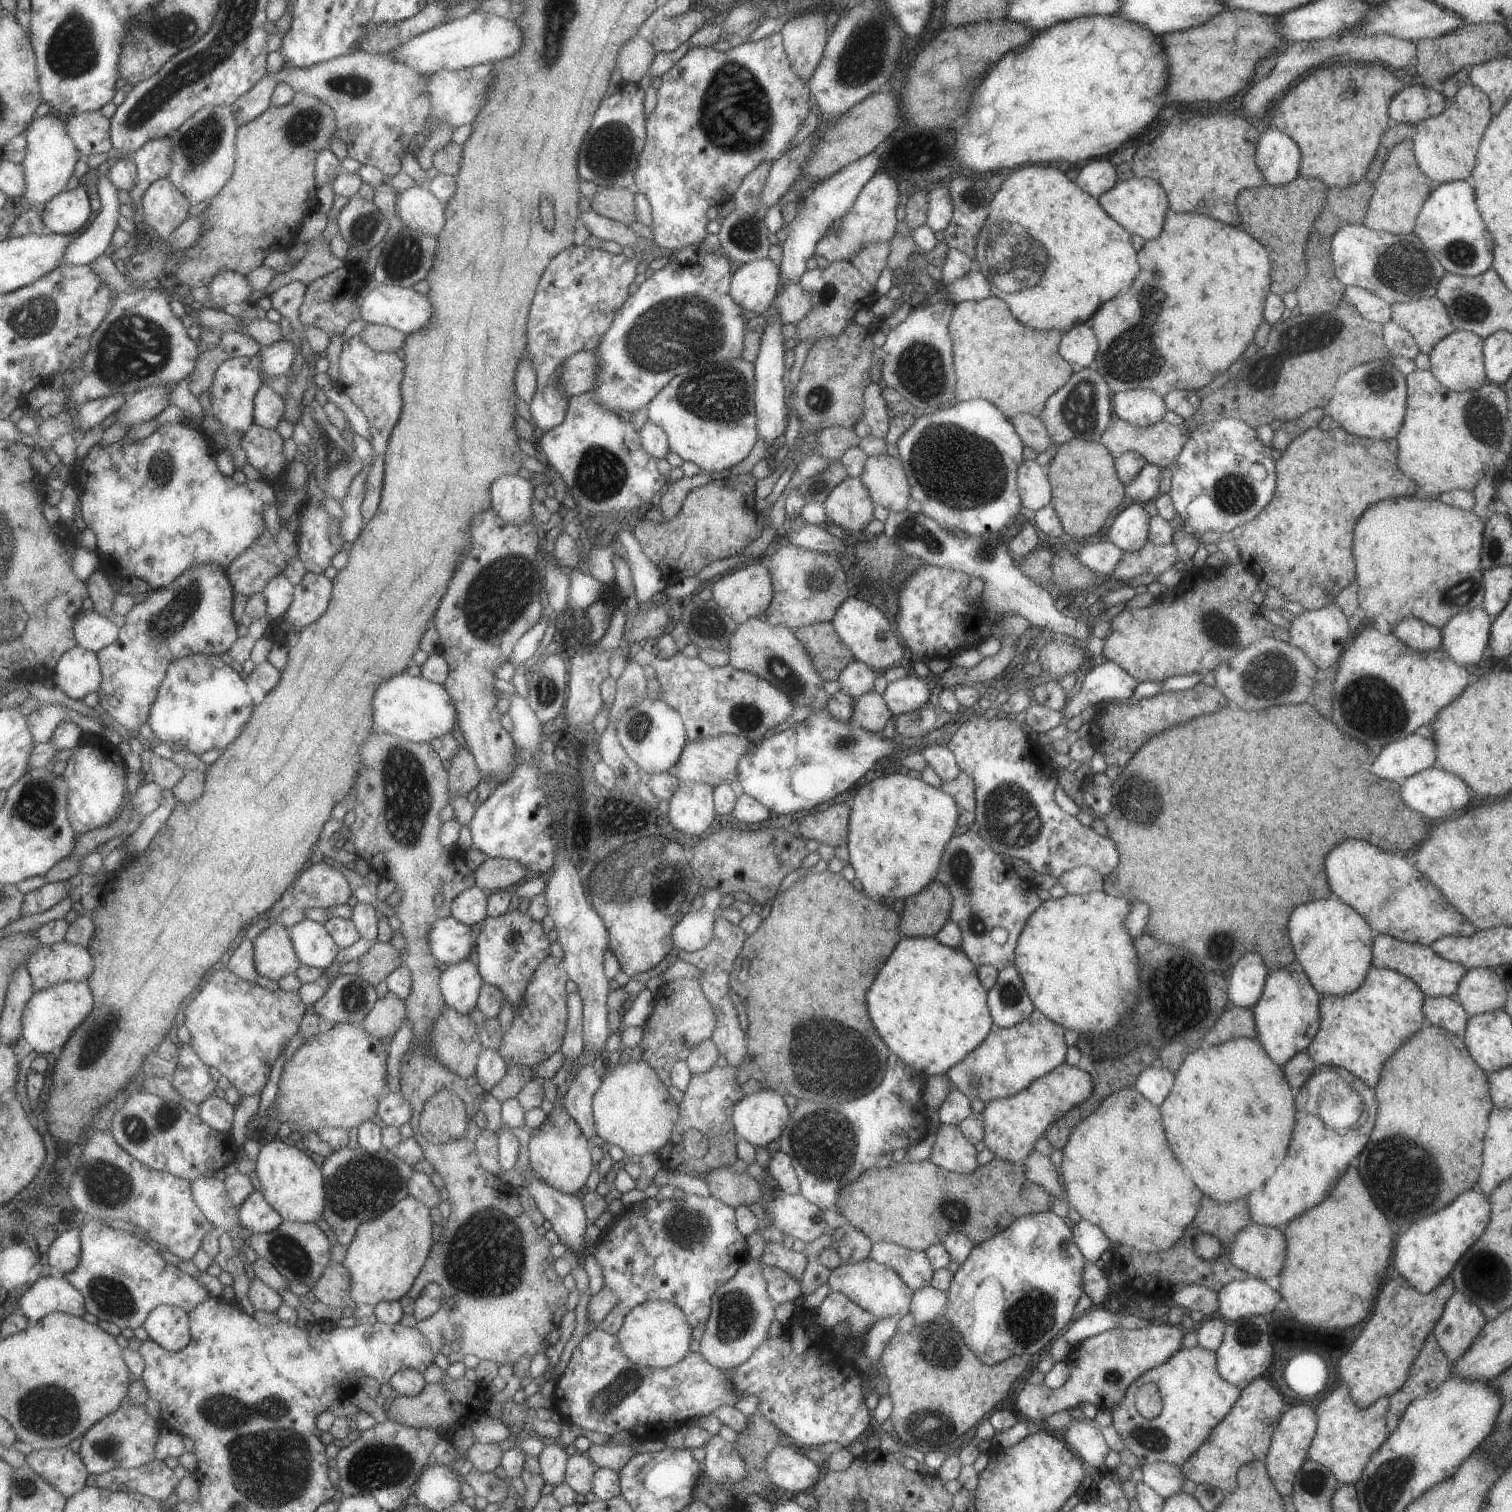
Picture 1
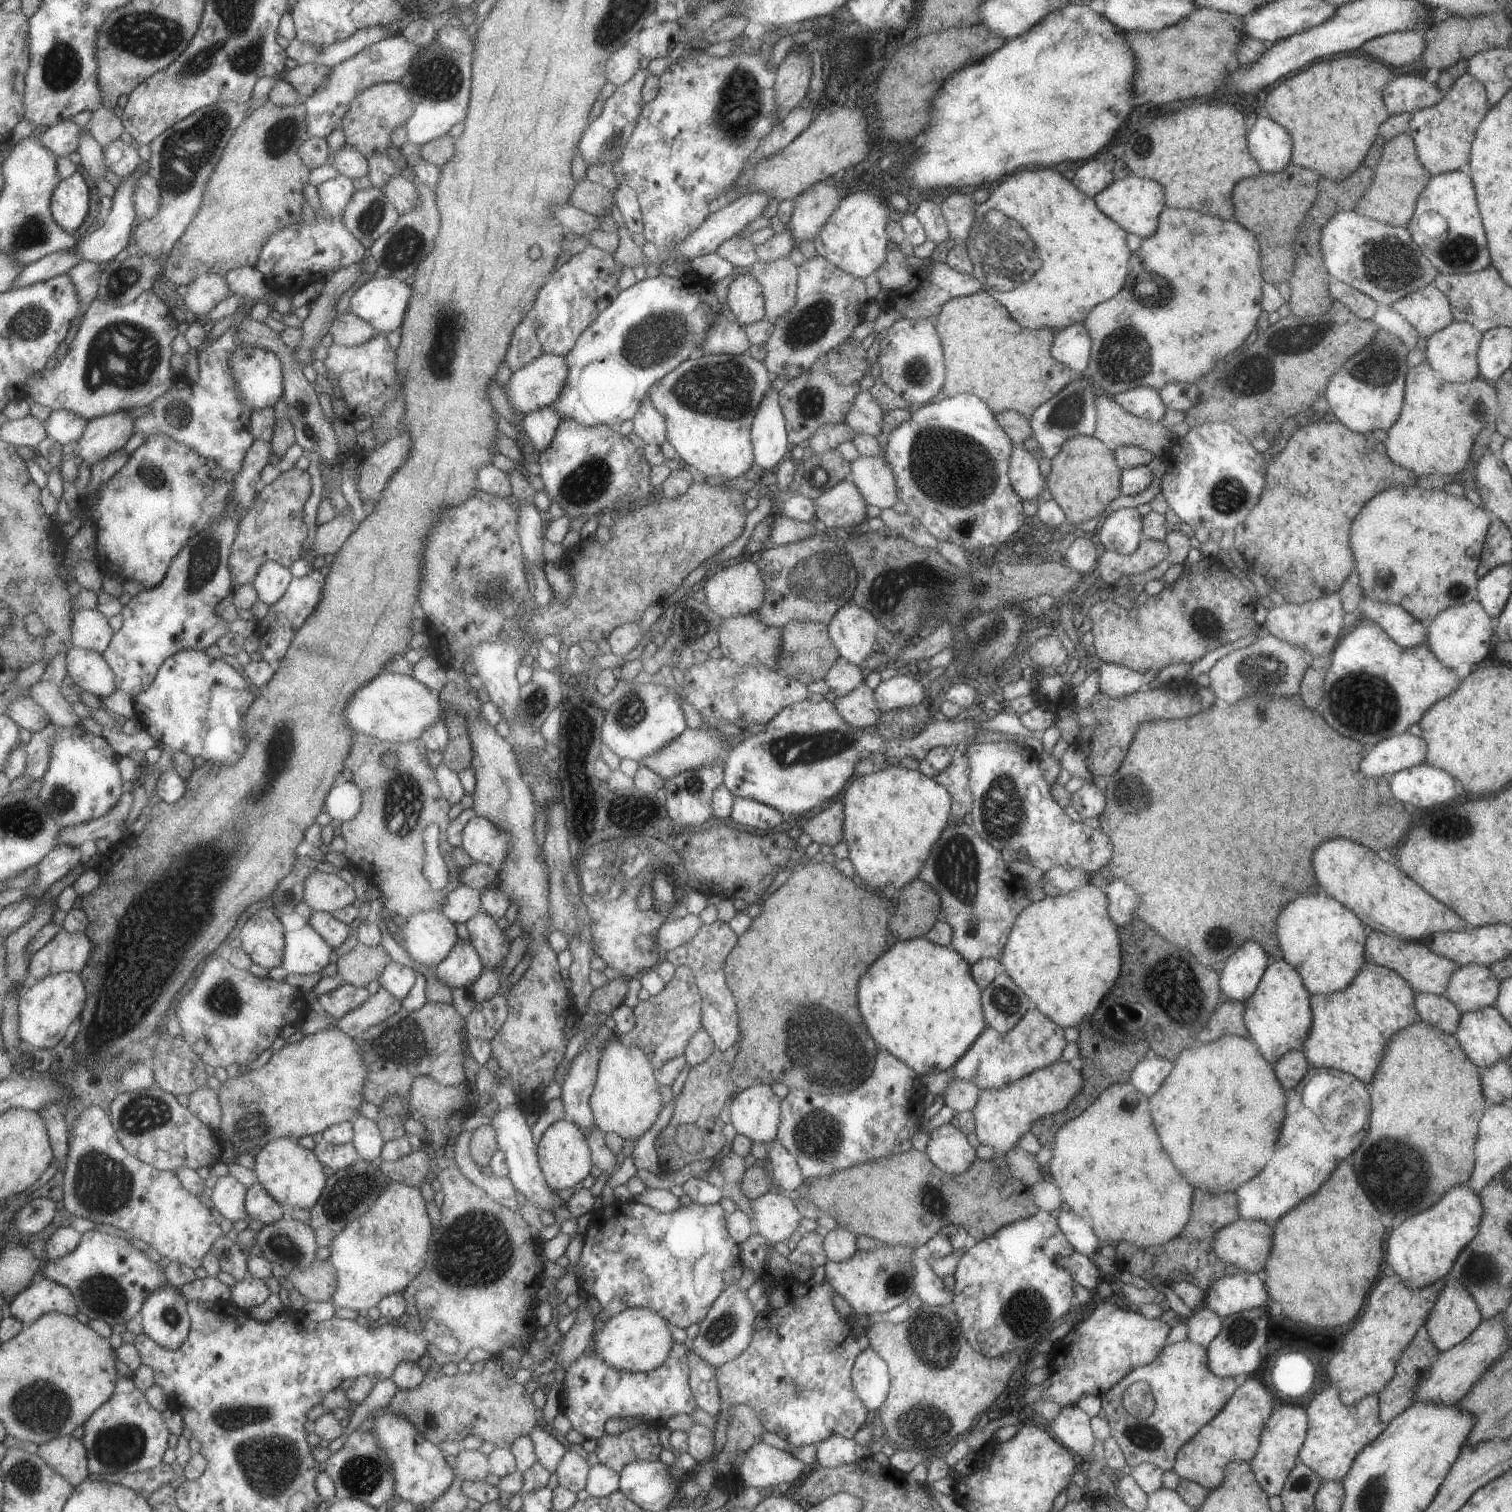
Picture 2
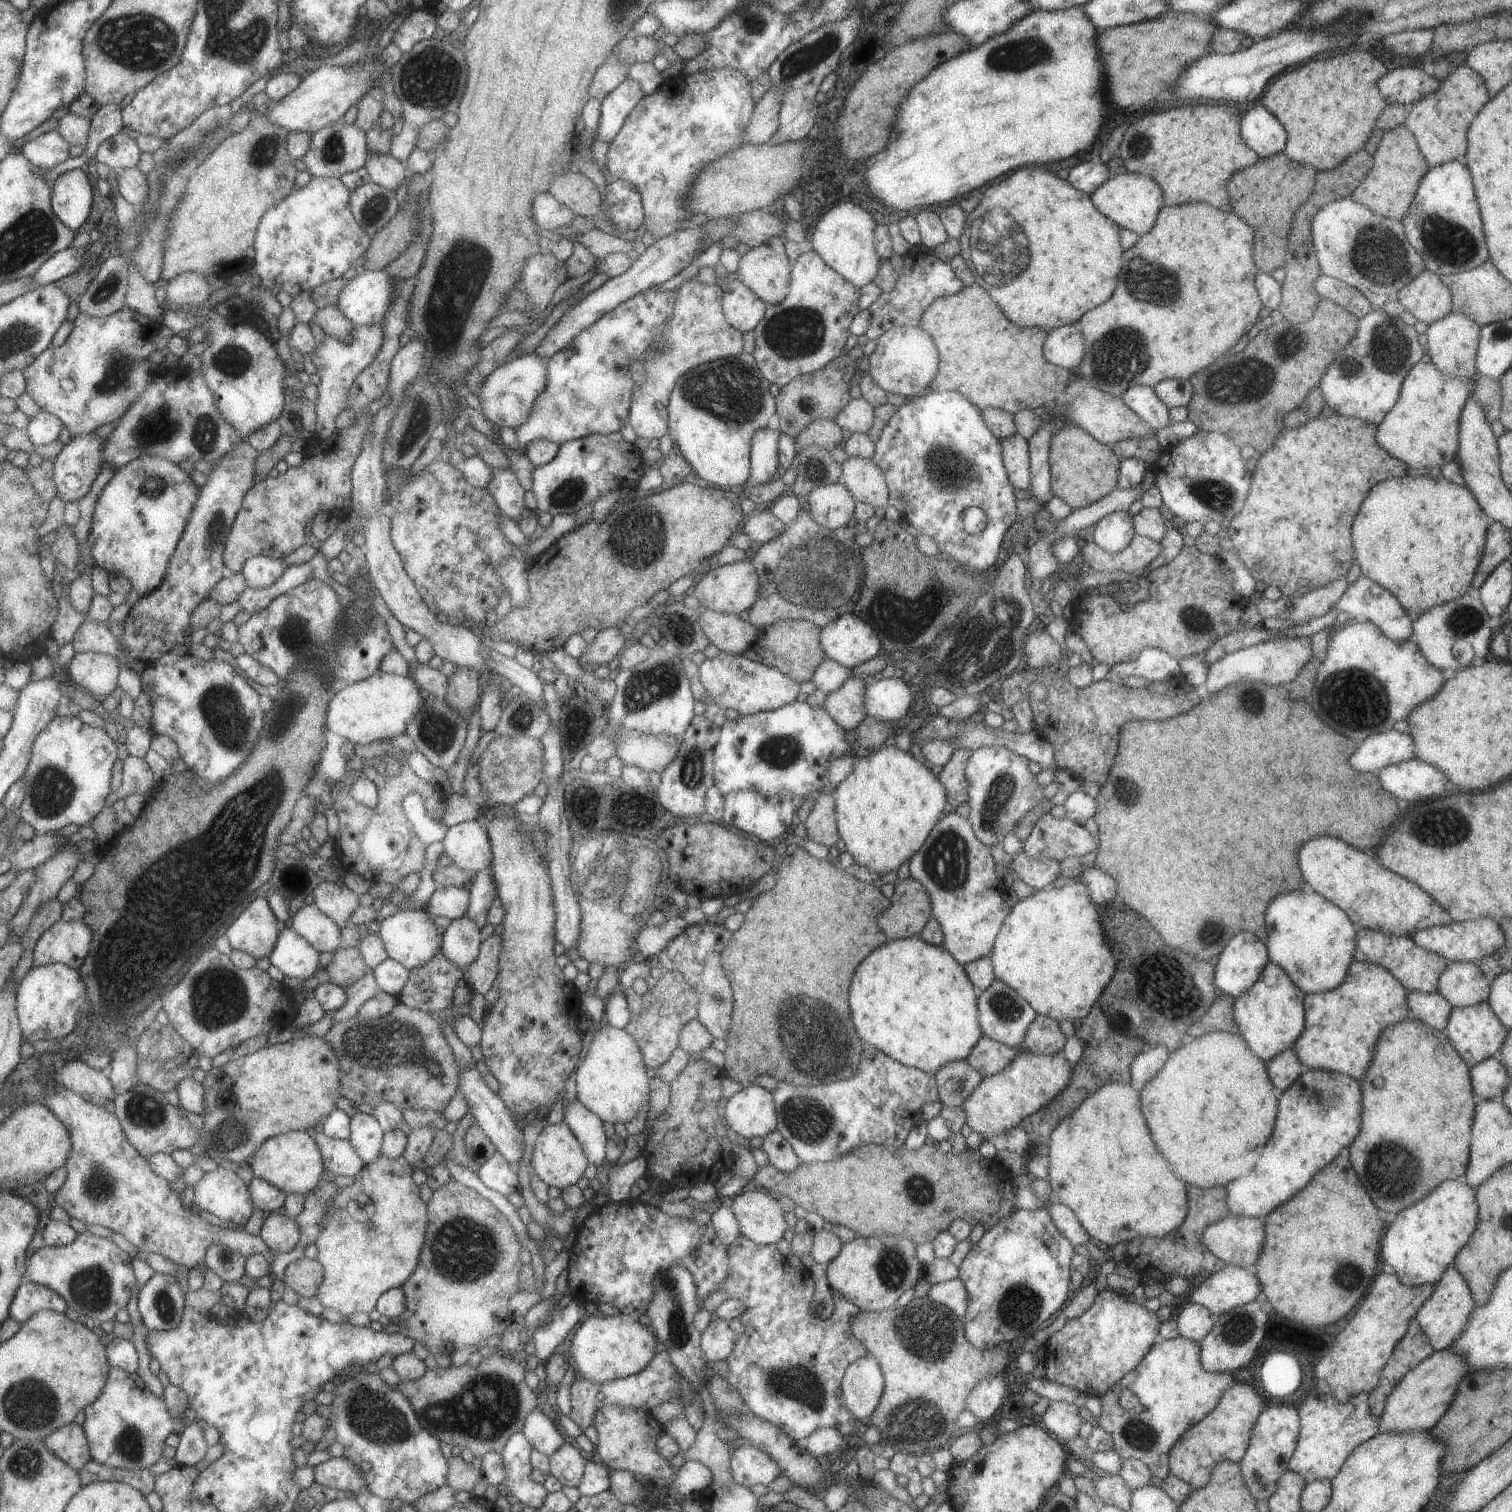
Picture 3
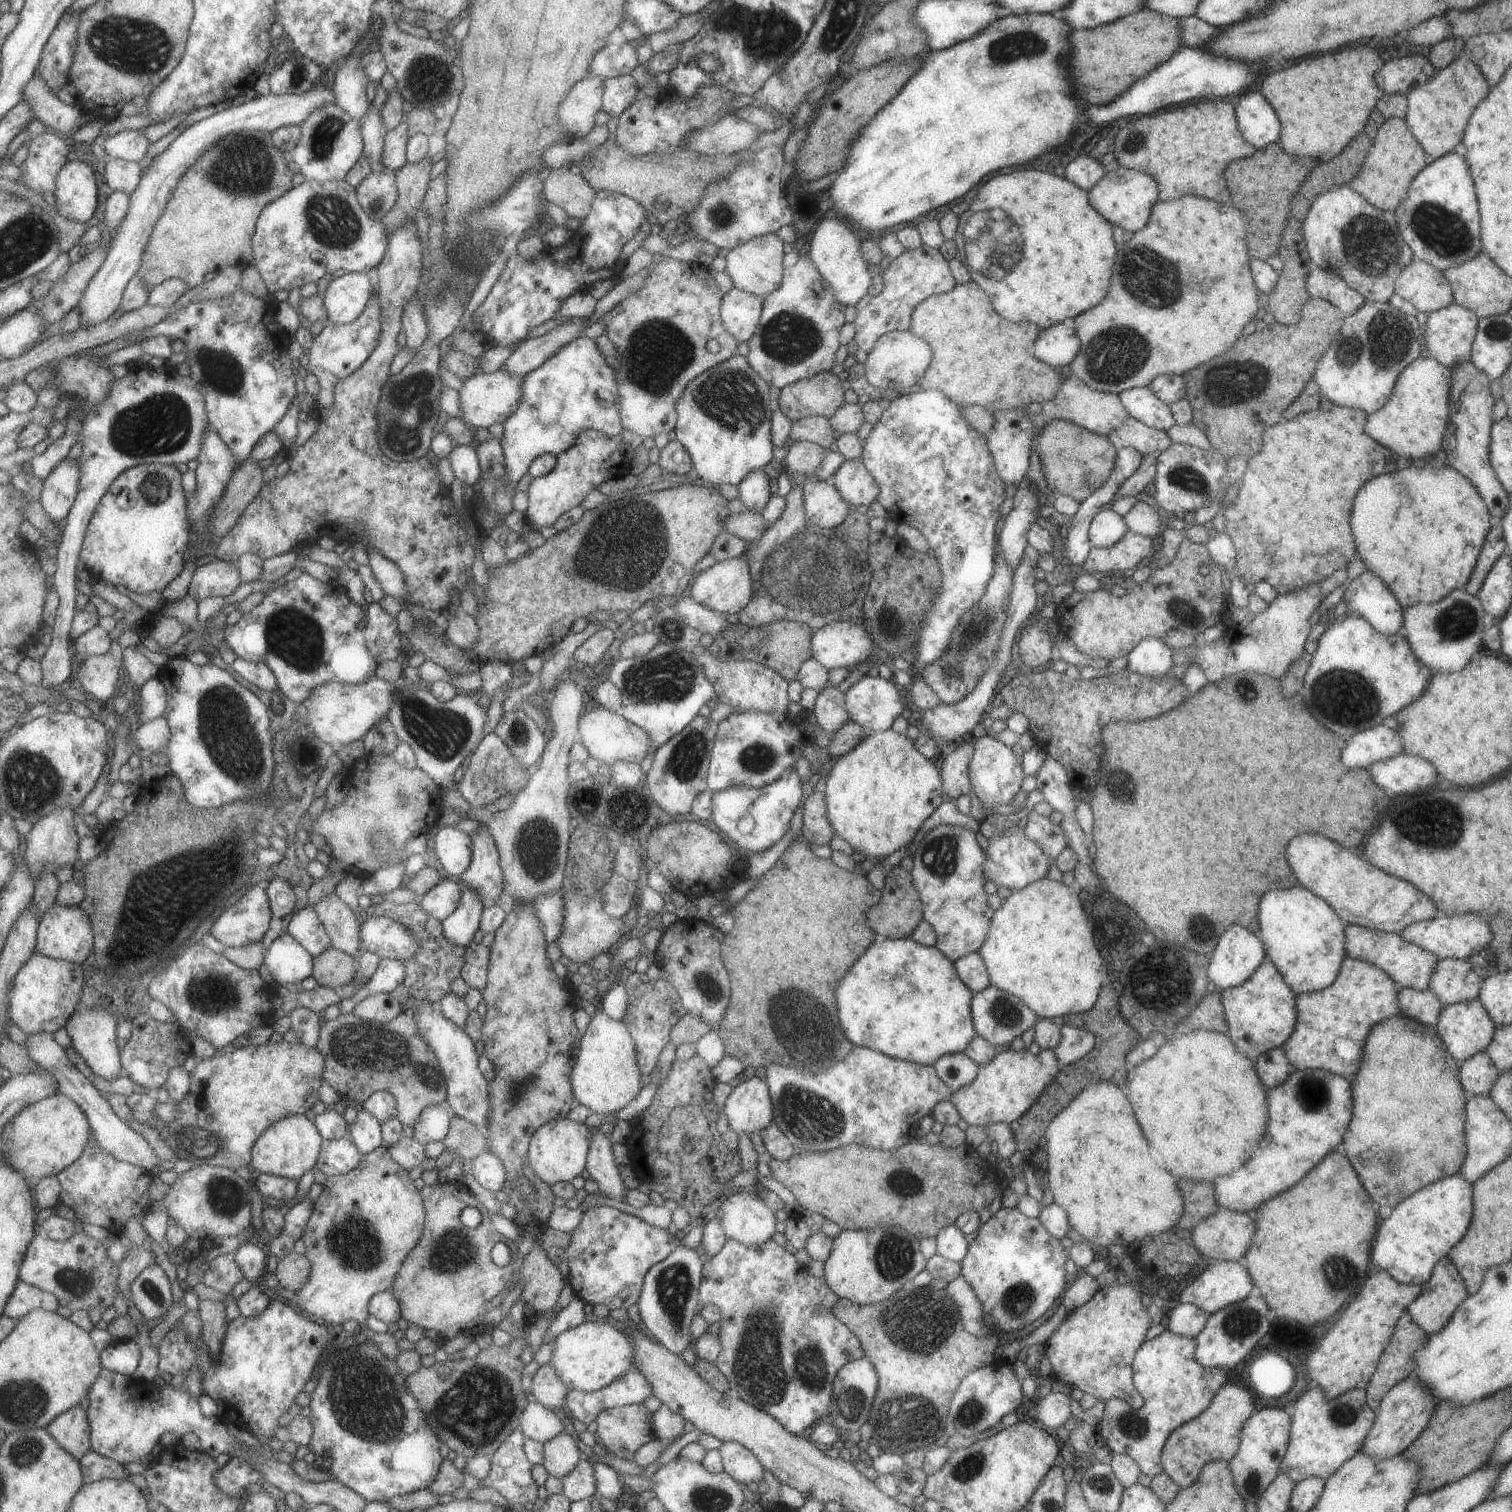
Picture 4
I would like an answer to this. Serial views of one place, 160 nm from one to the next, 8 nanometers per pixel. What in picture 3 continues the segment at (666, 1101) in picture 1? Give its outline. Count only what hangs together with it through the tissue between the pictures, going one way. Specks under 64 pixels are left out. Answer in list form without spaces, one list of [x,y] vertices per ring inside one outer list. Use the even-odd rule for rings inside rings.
[[[611,1025],[599,1027],[576,1071],[576,1099],[603,1122],[625,1124],[639,1112],[641,1106],[648,1104],[649,1079],[645,1069],[642,1052],[627,1031]]]

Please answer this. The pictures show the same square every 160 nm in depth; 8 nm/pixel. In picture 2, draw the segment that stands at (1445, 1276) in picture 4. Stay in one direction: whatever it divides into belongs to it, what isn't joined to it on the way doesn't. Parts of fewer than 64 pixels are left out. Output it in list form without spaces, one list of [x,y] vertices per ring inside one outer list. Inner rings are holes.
[[[1447,1275],[1424,1327],[1437,1350],[1446,1351],[1463,1341],[1482,1319],[1471,1295],[1460,1282]]]

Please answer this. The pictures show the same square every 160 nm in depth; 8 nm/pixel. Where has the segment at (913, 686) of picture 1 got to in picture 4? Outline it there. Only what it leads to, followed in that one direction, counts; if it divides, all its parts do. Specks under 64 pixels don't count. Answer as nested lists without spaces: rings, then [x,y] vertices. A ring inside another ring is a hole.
[[[865,675],[843,693],[847,721],[855,722],[865,732],[890,729],[903,710],[901,693],[893,679]]]

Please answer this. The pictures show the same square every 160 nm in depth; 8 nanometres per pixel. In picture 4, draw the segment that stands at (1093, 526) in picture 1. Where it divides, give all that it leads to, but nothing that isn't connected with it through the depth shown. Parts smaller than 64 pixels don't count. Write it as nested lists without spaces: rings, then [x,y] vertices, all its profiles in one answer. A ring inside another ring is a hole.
[[[1063,419],[1050,420],[1037,438],[1036,452],[1041,463],[1041,471],[1051,491],[1050,497],[1066,495],[1081,503],[1087,496],[1097,490],[1111,474],[1116,456],[1116,448],[1106,436],[1098,435],[1076,425],[1074,422]]]

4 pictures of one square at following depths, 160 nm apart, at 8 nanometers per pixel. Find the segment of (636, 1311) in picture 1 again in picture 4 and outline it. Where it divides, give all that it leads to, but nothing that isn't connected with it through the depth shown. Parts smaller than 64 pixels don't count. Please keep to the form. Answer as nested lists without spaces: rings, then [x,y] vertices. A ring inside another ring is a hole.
[[[587,1318],[579,1326],[561,1332],[553,1341],[550,1364],[568,1390],[593,1392],[608,1386],[633,1368],[633,1346],[629,1338],[607,1322]]]

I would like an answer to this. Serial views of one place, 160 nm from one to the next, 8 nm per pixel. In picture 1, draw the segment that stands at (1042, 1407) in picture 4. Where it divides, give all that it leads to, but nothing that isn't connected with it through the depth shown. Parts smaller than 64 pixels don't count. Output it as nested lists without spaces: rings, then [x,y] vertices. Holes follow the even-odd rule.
[[[1072,1419],[1065,1427],[1064,1442],[1083,1462],[1103,1472],[1104,1458],[1109,1448],[1099,1429],[1085,1420]]]

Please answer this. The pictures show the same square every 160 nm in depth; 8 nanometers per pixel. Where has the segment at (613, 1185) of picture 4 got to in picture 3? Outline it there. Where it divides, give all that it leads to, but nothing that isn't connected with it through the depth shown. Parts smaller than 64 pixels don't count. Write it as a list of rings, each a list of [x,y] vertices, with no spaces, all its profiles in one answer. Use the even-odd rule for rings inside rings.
[[[577,1099],[564,1101],[562,1120],[579,1141],[588,1164],[598,1169],[604,1162],[605,1144],[607,1144],[603,1121]]]

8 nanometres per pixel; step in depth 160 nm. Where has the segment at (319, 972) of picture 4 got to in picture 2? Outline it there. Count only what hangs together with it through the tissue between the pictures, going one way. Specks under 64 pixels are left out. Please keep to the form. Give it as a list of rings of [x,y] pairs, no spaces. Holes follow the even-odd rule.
[[[357,942],[351,951],[336,960],[336,970],[342,982],[363,987],[377,979],[389,962],[389,951],[381,945],[368,947]]]

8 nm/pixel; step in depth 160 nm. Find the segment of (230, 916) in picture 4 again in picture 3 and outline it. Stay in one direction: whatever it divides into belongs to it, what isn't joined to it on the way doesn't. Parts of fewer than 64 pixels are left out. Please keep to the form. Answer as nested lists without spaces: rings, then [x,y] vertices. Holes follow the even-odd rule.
[[[257,897],[226,930],[233,950],[243,951],[257,960],[271,958],[280,940],[282,923],[267,897]]]

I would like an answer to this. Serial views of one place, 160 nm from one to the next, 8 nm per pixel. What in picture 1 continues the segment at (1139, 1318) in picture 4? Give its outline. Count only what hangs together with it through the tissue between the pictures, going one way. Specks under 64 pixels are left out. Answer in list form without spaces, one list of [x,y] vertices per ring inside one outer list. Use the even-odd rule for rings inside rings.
[[[1154,1321],[1140,1329],[1113,1329],[1084,1338],[1072,1346],[1065,1363],[1069,1377],[1056,1389],[1026,1383],[1017,1394],[1015,1404],[1031,1420],[1043,1420],[1053,1412],[1094,1404],[1097,1410],[1110,1412],[1125,1396],[1127,1387],[1145,1371],[1169,1360],[1180,1348],[1185,1330],[1180,1325]]]

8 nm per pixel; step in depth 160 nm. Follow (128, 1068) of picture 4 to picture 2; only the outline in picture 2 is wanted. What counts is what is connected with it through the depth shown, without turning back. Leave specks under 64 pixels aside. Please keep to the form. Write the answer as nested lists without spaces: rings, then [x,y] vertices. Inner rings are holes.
[[[163,1035],[151,1065],[155,1071],[157,1086],[174,1095],[185,1094],[189,1097],[200,1088],[207,1087],[207,1063],[193,1050],[184,1036]]]

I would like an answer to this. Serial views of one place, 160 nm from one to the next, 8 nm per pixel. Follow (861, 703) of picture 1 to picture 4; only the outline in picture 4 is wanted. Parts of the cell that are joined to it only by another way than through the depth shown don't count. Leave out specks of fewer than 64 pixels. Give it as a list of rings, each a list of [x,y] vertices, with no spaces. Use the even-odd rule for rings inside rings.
[[[832,685],[819,691],[817,698],[815,698],[812,715],[818,729],[822,729],[827,733],[839,730],[847,721],[843,692],[839,692]]]

